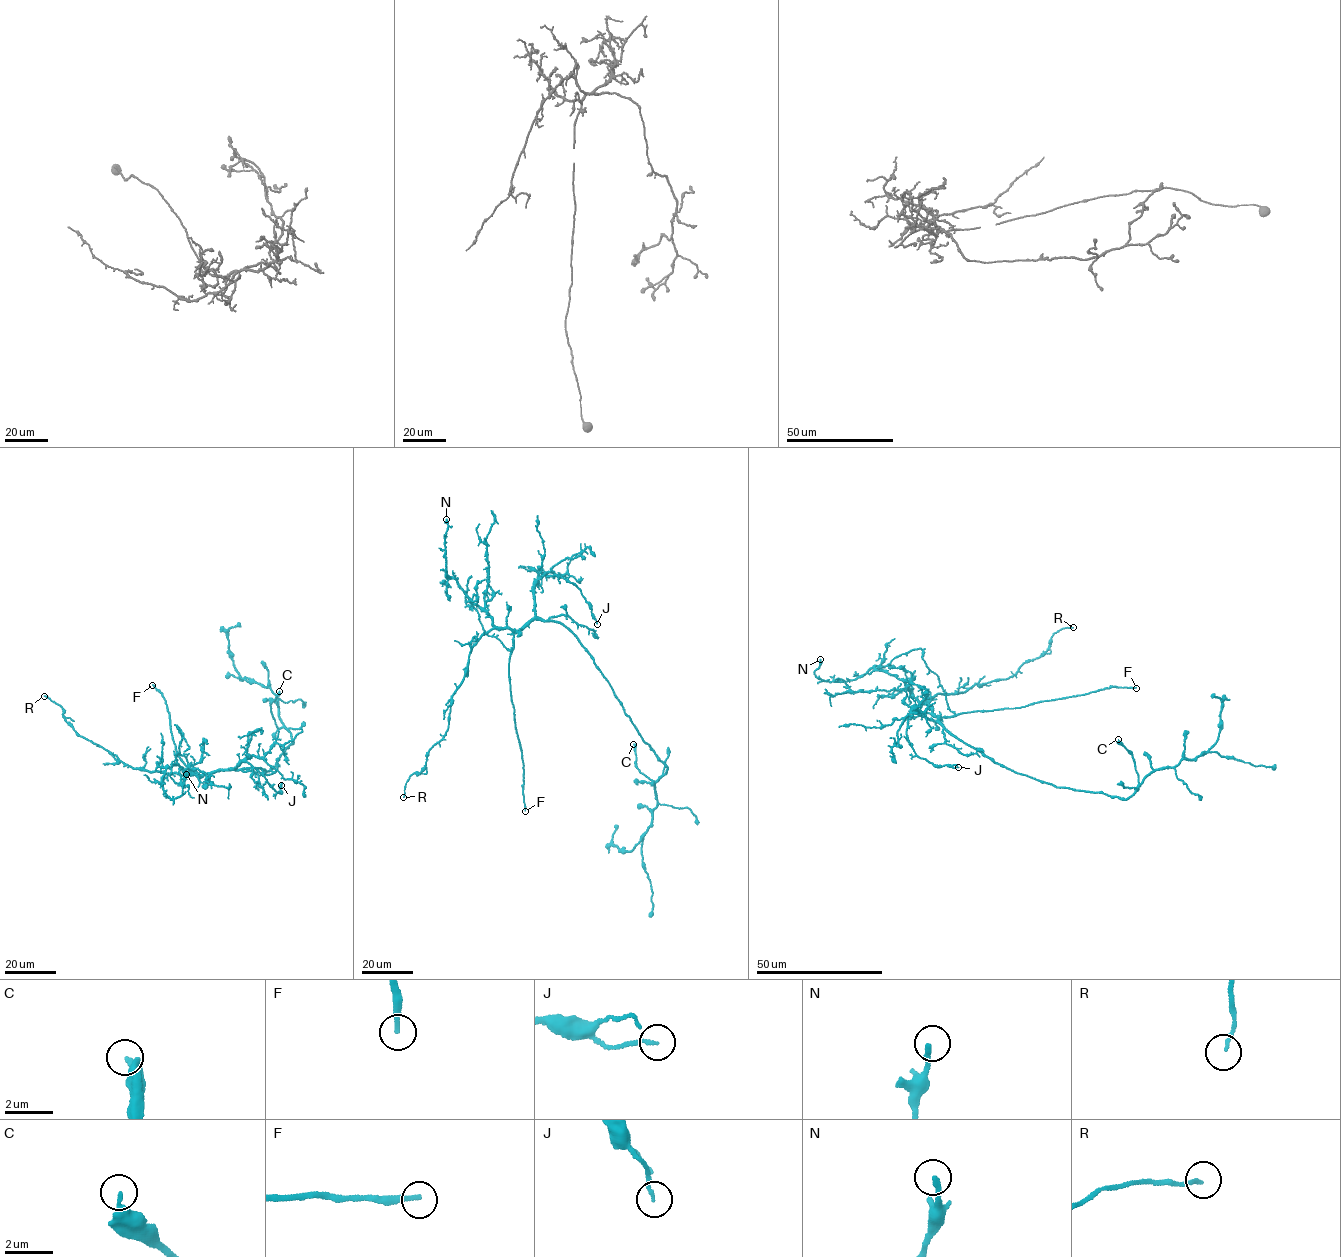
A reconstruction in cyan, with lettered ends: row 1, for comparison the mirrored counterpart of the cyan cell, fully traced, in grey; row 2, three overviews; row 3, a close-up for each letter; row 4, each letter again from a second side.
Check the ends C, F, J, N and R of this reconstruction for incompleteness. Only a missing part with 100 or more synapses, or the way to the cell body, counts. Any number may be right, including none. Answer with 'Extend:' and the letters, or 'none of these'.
Extend: F

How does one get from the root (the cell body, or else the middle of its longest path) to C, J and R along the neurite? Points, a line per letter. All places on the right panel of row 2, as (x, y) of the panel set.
C: (988, 758), (1055, 786), (1125, 799), (1132, 796), (1140, 786), (1132, 753), (1118, 739)
J: (988, 758), (936, 721), (927, 719), (914, 709), (910, 711), (906, 731), (914, 752), (935, 765), (958, 767)
R: (988, 758), (945, 729), (927, 704), (930, 699), (1012, 676), (1025, 662), (1044, 655), (1054, 633), (1073, 627)

